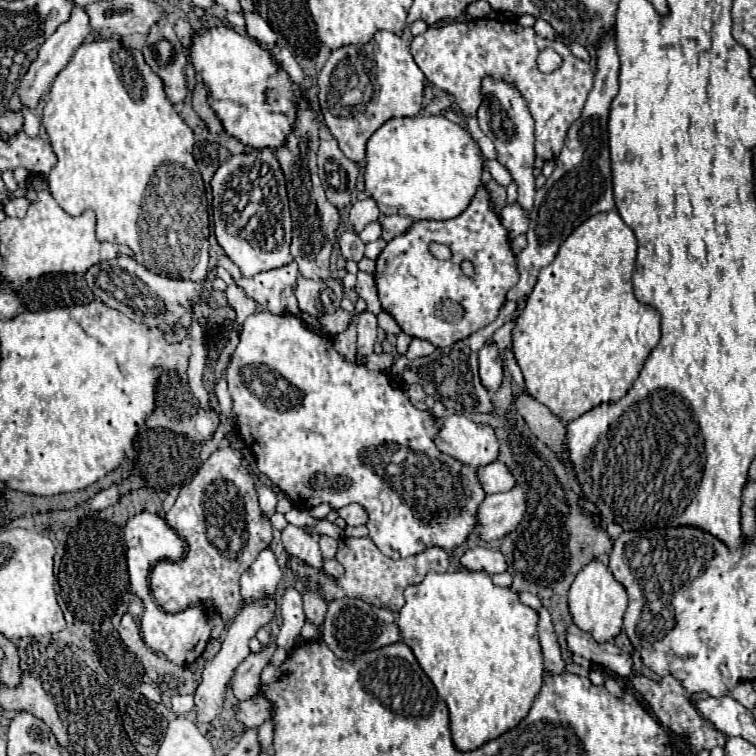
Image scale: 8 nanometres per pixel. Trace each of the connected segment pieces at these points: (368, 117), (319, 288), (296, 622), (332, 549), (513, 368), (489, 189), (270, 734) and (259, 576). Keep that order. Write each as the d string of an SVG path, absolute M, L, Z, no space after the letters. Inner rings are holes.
M407 28L401 36L380 30L374 38L364 46L342 46L332 50L324 68L318 74L318 100L322 108L322 116L332 136L338 140L340 150L354 162L362 162L366 156L366 142L370 136L390 118L406 118L416 116L422 110L422 90L424 90L424 74L416 66L410 52L413 36Z
M298 276L298 282L296 282L298 306L310 316L334 312L340 306L342 290L344 290L342 282L336 278L328 278L326 282L314 282L312 278Z
M294 586L284 588L284 592L282 592L280 600L278 600L278 608L282 612L282 628L280 628L280 634L276 638L278 650L272 656L274 666L280 666L288 658L288 652L292 650L292 644L294 644L296 636L300 634L302 626L304 626L302 592L296 590Z
M320 536L320 550L322 550L324 558L332 558L336 554L336 548L338 548L338 542L334 538Z
M506 348L506 350L504 350L504 356L506 356L506 364L508 364L508 368L510 368L510 374L512 374L514 382L518 384L518 388L520 388L524 394L528 394L528 390L526 390L526 386L524 386L522 372L520 372L520 368L518 368L518 364L516 364L516 360L514 360L512 352L510 352L510 348Z
M490 180L488 184L484 184L484 188L486 188L486 194L488 194L488 200L490 200L492 210L494 210L496 214L500 214L502 208L506 206L506 188L500 186L500 184L494 182L494 180Z
M268 720L258 728L258 736L260 736L260 744L270 750L272 748L272 738L274 738L274 722Z
M270 548L262 550L250 570L240 578L242 602L250 604L260 598L272 598L276 594L276 584L280 582L280 576L282 572L276 564L274 552Z

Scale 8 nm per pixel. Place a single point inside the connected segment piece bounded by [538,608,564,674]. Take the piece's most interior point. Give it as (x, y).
(553, 659)

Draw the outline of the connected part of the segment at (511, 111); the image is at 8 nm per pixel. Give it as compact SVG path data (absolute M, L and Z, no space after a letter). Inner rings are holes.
M490 78L482 84L482 104L478 110L478 124L486 136L492 138L498 150L498 162L512 174L518 186L518 206L530 210L534 202L534 120L526 108L524 98L516 88L504 82L494 82Z

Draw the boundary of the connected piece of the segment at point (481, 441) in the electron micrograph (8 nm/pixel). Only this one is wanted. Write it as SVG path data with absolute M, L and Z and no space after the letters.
M452 414L442 418L442 428L436 436L436 446L460 460L462 464L480 468L492 464L500 456L498 436L492 426L476 424L464 414Z

